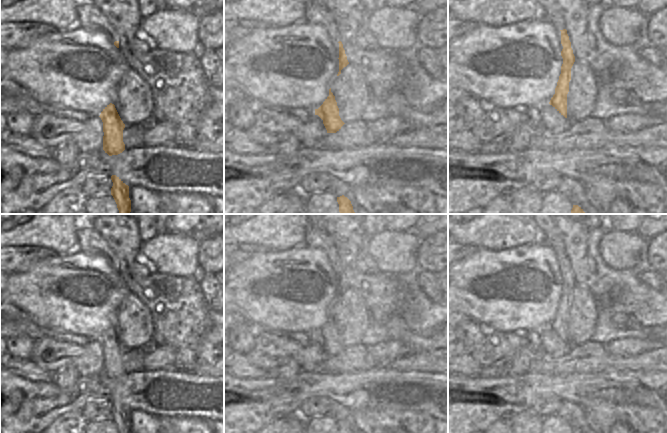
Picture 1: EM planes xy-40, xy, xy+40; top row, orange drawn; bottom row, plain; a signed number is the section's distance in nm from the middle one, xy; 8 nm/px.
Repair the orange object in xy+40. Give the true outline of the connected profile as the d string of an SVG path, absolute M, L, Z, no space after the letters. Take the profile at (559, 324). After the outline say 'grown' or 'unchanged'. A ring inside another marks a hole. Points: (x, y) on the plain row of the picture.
M555 252L559 270L561 272L561 280L563 288L561 290L561 298L555 312L555 318L551 322L549 328L552 329L561 339L567 342L567 318L569 316L569 306L571 304L571 292L575 286L575 280L571 272L571 266L567 258L567 254L559 254Z; grown

